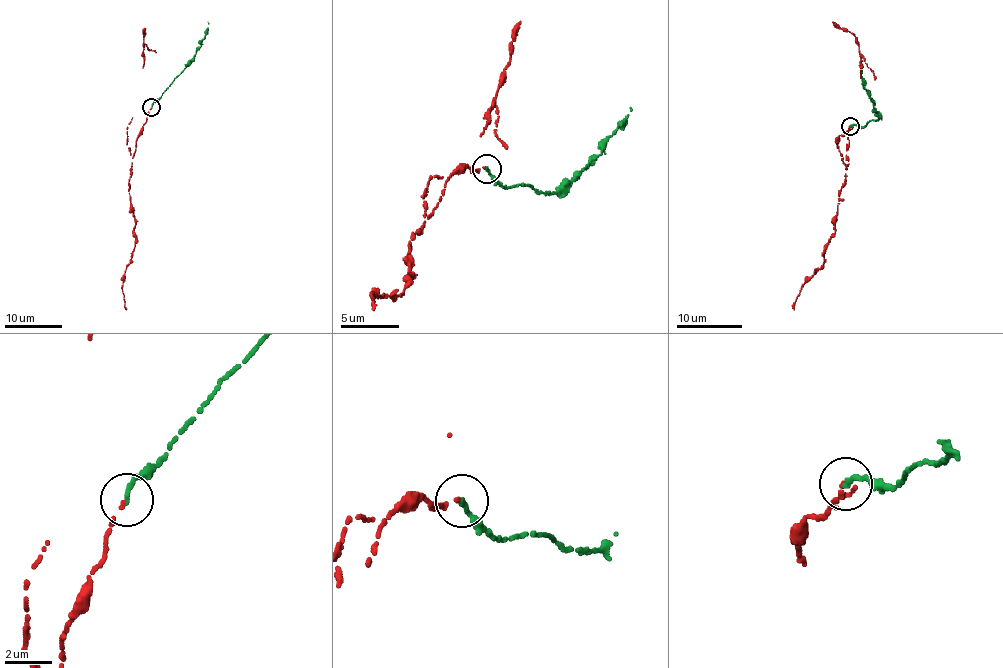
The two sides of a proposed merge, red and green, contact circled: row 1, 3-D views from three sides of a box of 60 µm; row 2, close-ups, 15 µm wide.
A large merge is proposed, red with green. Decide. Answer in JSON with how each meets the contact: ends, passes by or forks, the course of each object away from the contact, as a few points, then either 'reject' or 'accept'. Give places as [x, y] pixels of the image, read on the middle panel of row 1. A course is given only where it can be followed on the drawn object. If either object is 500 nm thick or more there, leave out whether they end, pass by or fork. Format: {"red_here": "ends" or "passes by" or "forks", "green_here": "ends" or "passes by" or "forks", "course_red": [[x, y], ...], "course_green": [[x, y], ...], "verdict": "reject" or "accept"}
{"red_here": "ends", "green_here": "ends", "course_red": [[484, 167], [454, 173], [421, 233], [410, 239], [409, 282], [401, 295], [371, 294], [374, 309]], "course_green": [[487, 167], [500, 186], [557, 192], [594, 159], [631, 108]], "verdict": "accept"}

